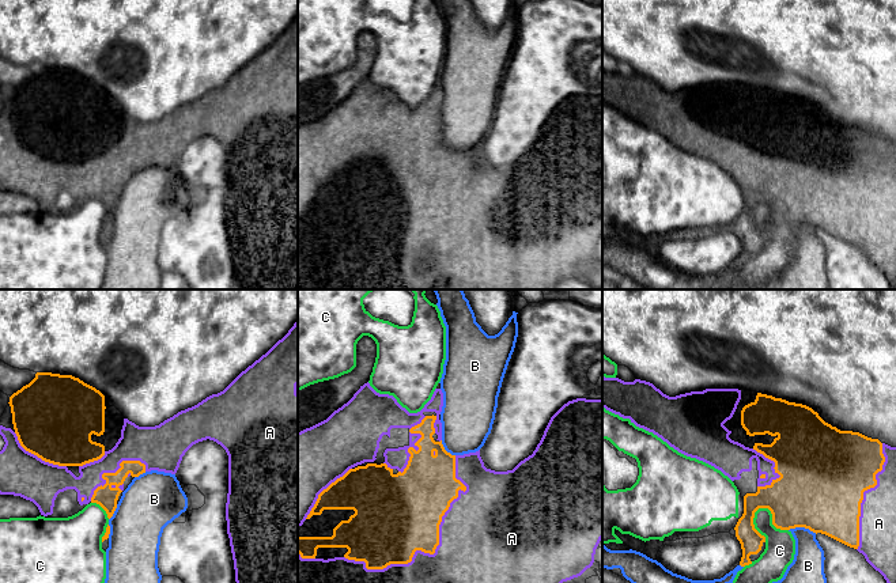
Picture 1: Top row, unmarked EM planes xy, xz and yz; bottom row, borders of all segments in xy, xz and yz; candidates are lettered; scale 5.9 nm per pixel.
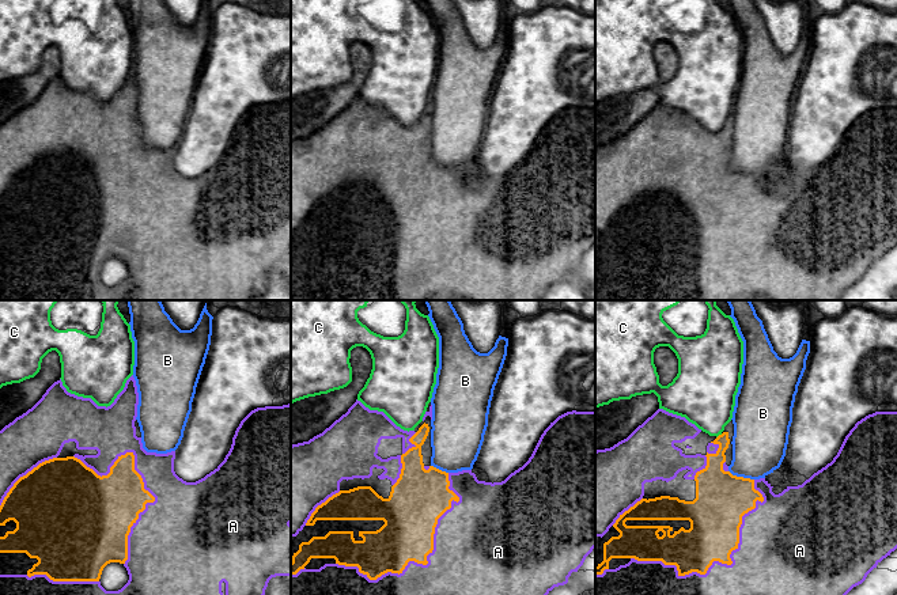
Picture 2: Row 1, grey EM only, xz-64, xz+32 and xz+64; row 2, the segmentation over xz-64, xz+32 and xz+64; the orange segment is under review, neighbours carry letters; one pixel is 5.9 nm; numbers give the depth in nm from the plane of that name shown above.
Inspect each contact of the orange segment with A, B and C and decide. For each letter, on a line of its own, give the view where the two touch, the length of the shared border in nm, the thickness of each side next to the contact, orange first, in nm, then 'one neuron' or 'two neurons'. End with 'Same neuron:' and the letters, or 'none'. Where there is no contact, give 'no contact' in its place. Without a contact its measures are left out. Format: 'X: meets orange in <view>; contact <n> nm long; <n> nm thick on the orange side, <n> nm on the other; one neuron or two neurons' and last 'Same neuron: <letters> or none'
A: meets orange in xz; contact 900 nm long; 400 nm thick on the orange side, 480 nm on the other; one neuron
B: meets orange in yz; contact 170 nm long; 500 nm thick on the orange side, 190 nm on the other; two neurons
C: meets orange in yz; contact 240 nm long; 400 nm thick on the orange side, 180 nm on the other; two neurons
Same neuron: A

